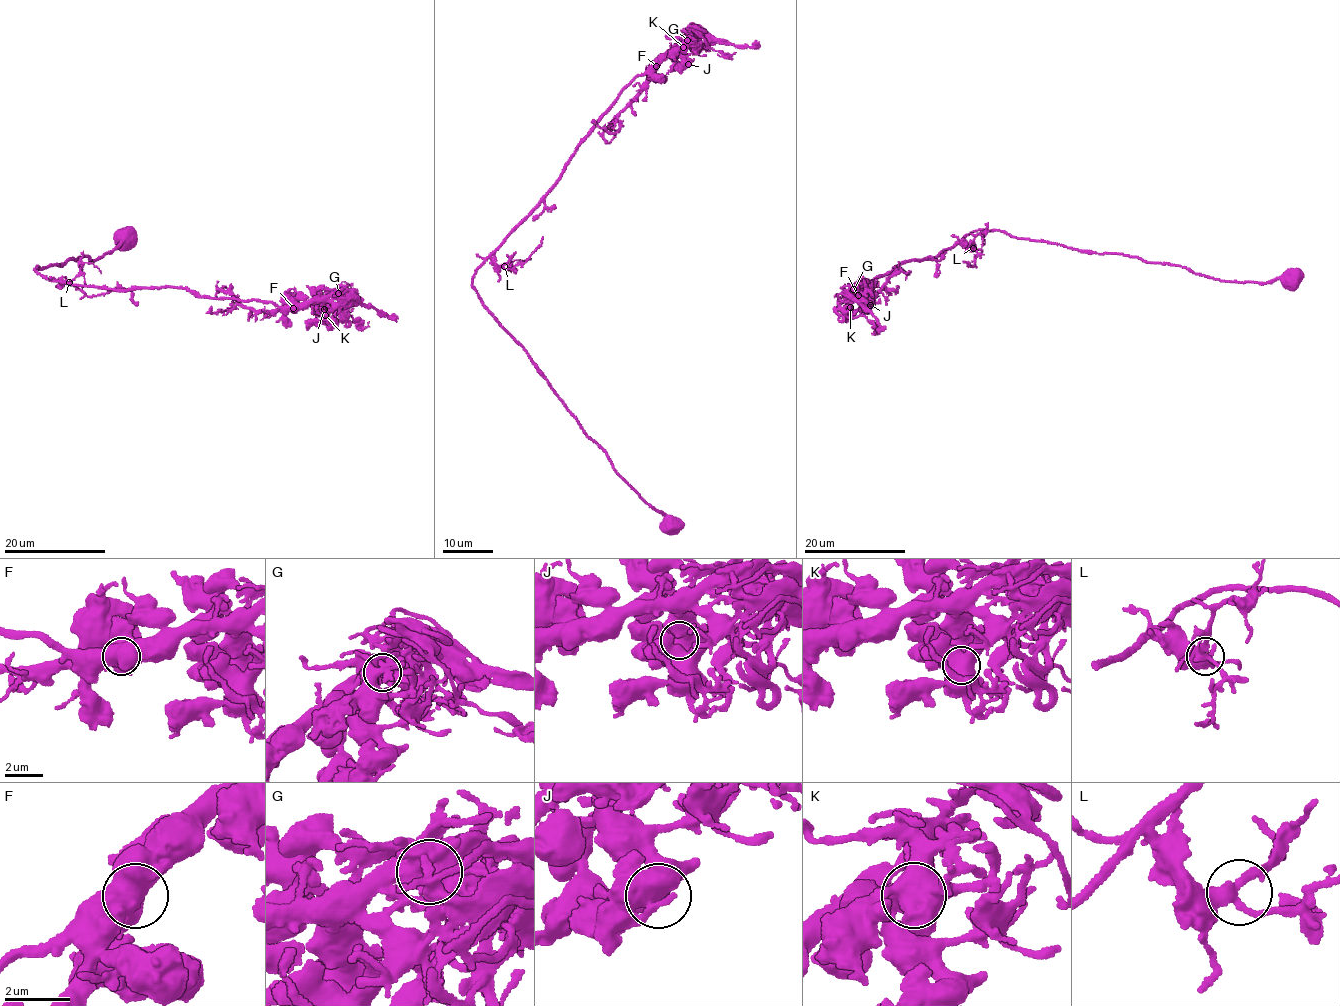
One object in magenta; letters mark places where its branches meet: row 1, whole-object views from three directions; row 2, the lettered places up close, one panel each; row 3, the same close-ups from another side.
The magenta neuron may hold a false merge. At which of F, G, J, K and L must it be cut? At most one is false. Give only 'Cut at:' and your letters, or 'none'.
Cut at: G

